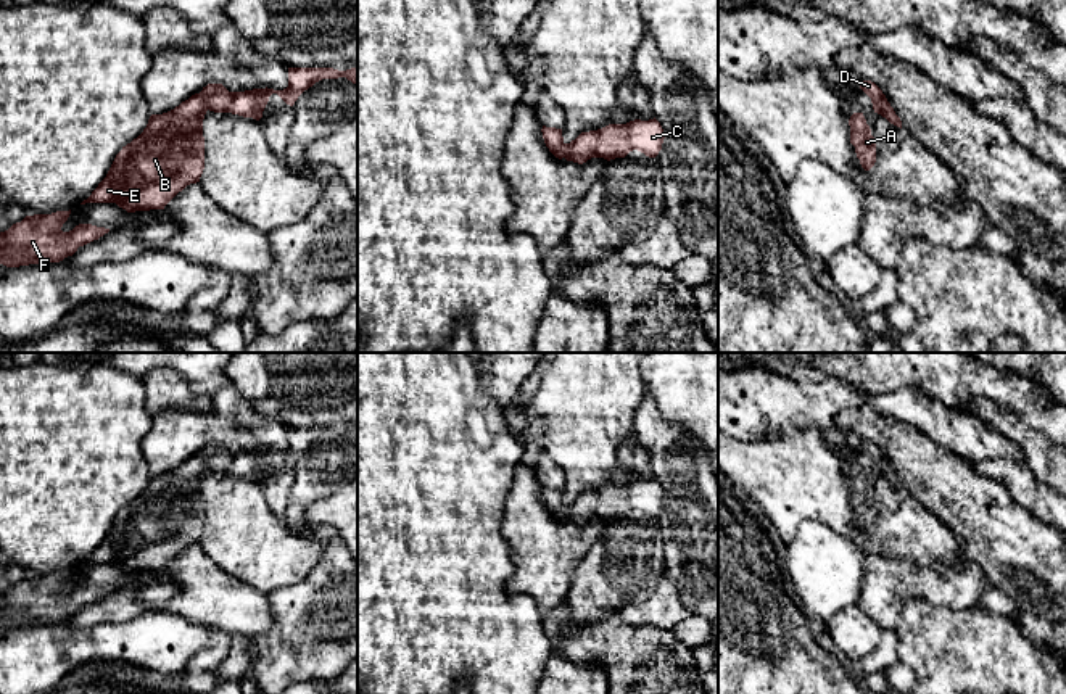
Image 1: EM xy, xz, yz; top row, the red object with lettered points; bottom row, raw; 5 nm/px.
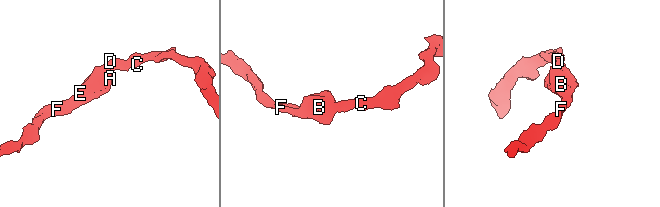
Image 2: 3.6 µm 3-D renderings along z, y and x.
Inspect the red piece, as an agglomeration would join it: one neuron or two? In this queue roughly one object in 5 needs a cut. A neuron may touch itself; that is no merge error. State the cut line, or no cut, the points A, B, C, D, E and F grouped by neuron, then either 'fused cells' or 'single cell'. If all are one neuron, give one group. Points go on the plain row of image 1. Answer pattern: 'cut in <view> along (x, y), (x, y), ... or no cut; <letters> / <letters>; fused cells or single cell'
no cut; A B C D E F; single cell

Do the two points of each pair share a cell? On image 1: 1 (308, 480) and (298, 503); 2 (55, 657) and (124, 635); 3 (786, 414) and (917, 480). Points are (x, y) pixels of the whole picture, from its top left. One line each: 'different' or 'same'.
1: same
2: same
3: same

